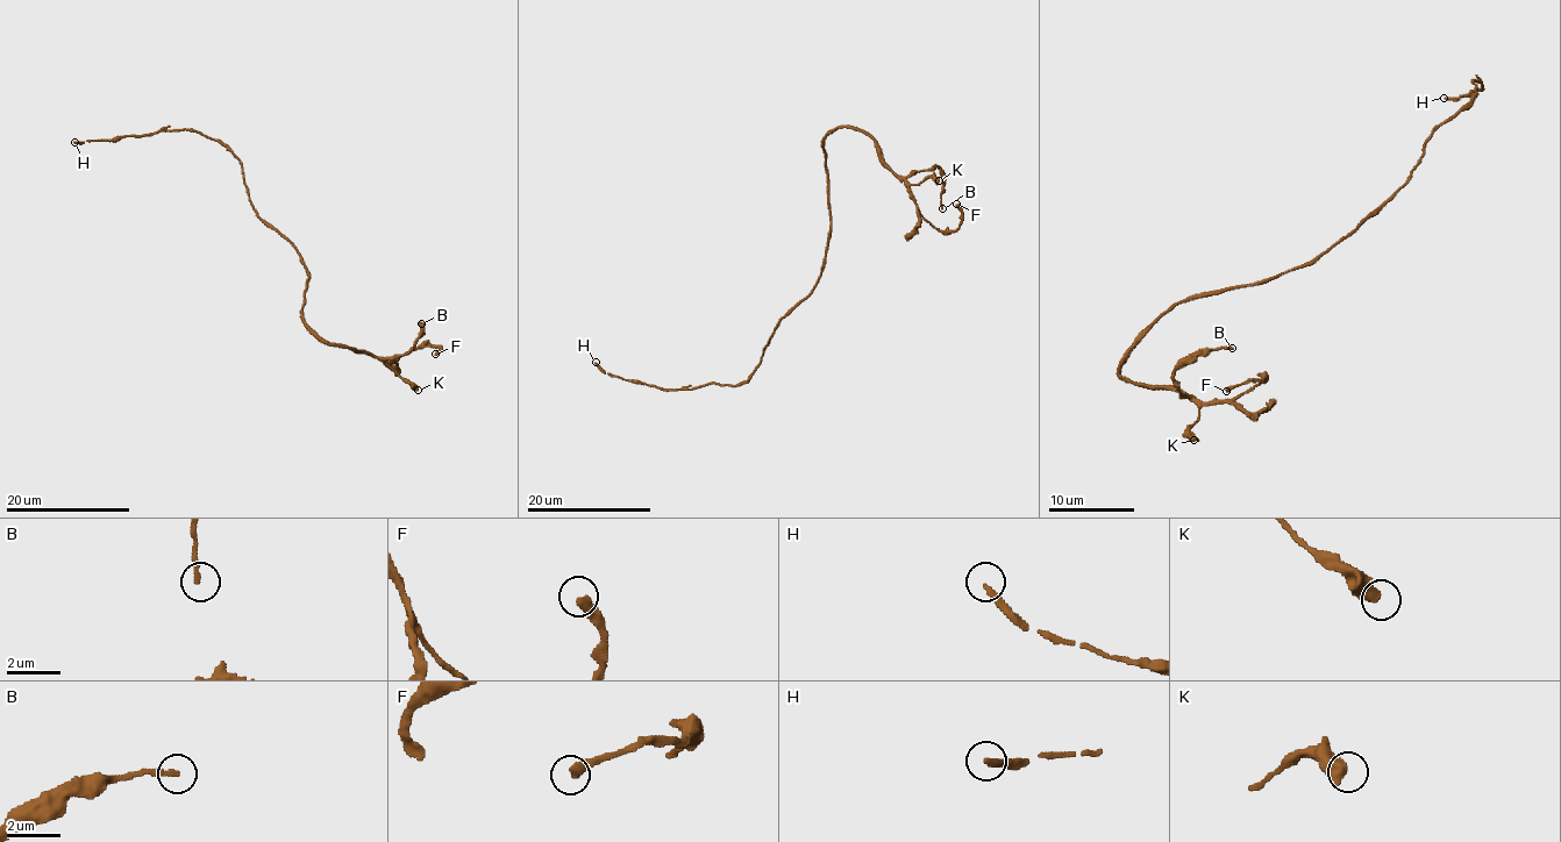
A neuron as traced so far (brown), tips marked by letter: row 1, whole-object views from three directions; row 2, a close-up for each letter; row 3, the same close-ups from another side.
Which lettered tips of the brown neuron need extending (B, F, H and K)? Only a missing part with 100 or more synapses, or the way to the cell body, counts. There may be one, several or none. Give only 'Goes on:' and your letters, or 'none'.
Goes on: H

